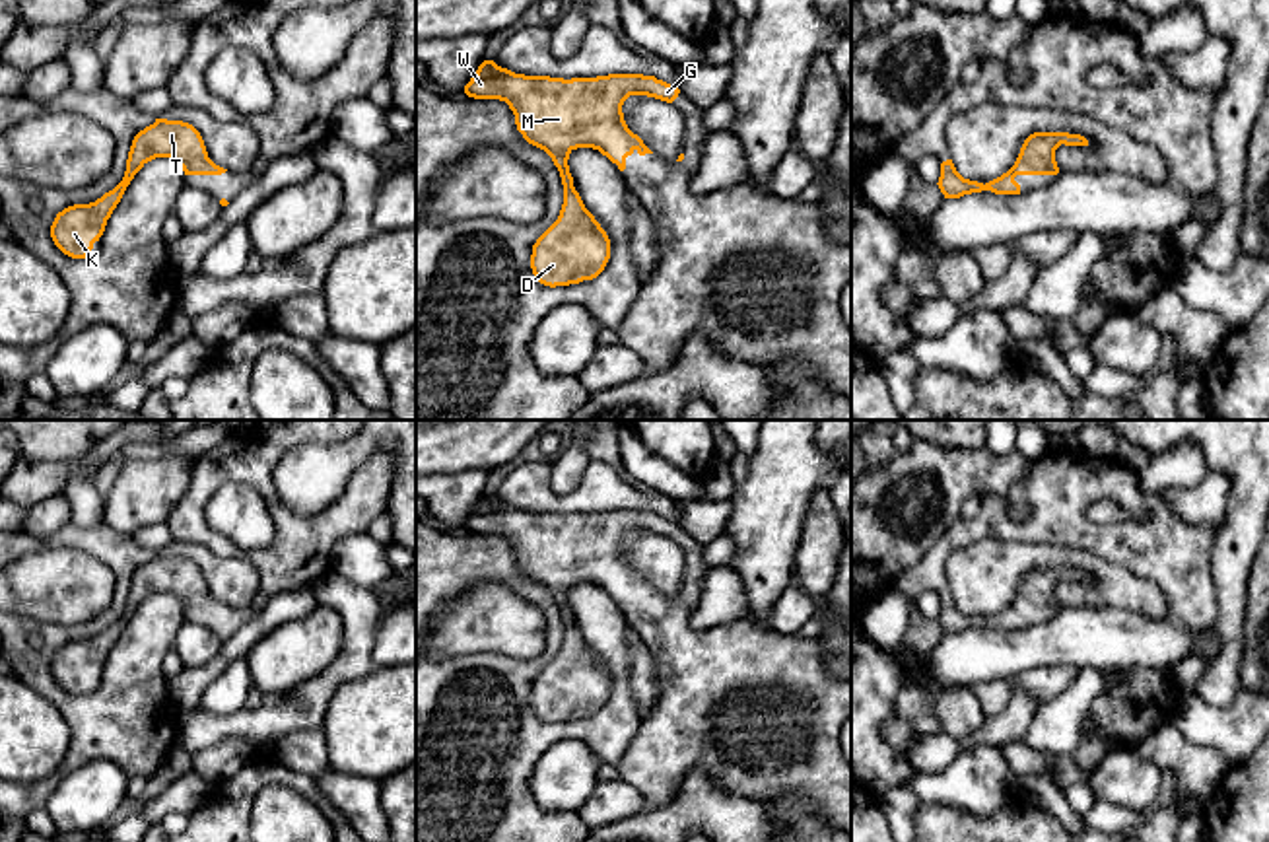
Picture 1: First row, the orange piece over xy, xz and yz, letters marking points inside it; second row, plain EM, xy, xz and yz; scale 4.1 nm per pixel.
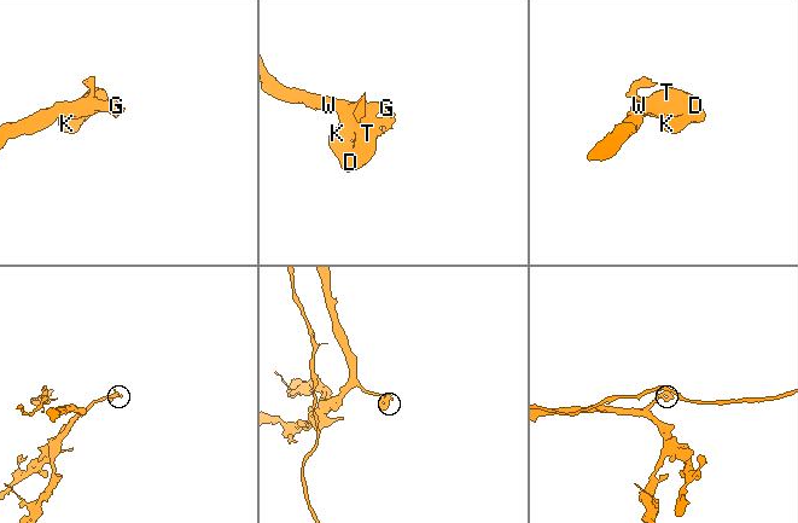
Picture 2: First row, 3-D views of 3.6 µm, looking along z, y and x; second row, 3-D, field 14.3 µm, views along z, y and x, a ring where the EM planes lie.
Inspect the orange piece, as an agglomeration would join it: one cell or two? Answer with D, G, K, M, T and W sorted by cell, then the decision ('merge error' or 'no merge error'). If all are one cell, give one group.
D G K M T W; no merge error

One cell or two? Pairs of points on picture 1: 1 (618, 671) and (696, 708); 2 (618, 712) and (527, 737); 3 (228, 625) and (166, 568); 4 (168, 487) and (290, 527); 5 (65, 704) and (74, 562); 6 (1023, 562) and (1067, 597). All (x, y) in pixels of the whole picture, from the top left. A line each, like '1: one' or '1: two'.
1: two
2: one
3: one
4: two
5: two
6: one

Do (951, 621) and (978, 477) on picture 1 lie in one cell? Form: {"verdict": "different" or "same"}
{"verdict": "different"}

